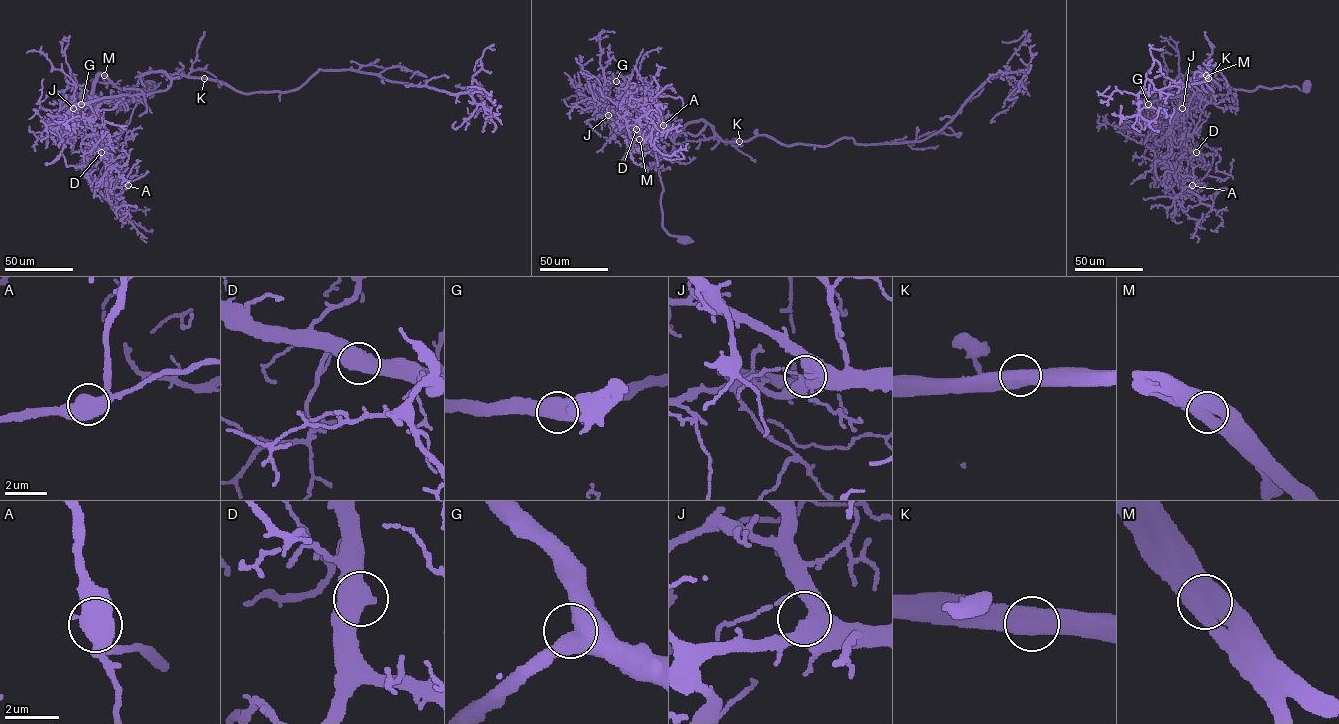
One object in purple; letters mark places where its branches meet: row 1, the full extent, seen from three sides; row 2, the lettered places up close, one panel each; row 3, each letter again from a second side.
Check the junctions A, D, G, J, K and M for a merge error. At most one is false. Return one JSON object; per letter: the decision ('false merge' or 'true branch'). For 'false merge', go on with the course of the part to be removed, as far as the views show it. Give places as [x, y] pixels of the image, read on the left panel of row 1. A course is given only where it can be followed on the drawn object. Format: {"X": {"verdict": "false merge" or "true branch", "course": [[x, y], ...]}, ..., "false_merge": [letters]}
{"A": {"verdict": "true branch"}, "D": {"verdict": "true branch"}, "G": {"verdict": "true branch"}, "J": {"verdict": "true branch"}, "K": {"verdict": "true branch"}, "M": {"verdict": "true branch"}, "false_merge": []}

